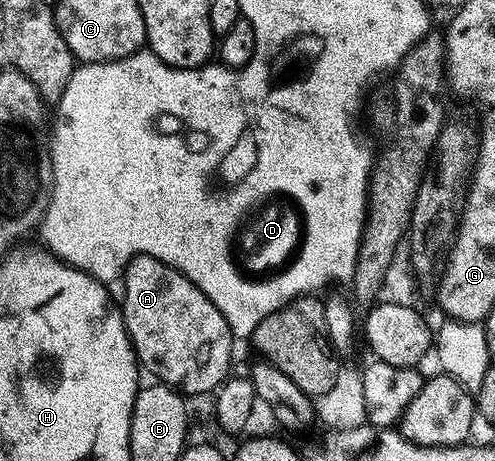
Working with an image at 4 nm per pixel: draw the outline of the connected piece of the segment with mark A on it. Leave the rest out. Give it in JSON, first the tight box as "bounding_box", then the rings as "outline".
{"bounding_box":[121,254,231,395],"outline":[[[139,254],[121,275],[123,282],[123,323],[135,347],[135,357],[142,369],[156,374],[160,383],[178,388],[184,395],[210,394],[223,386],[231,366],[231,325],[221,312],[179,270],[148,254]]]}

